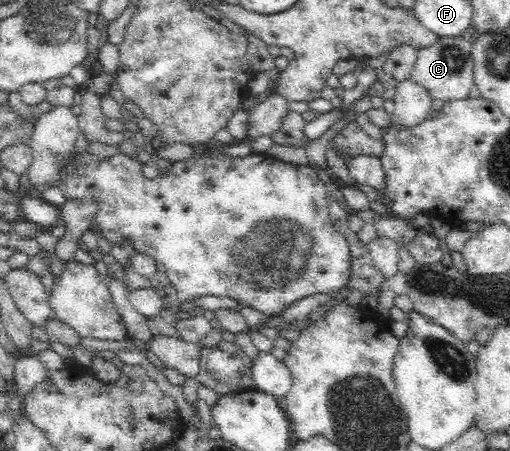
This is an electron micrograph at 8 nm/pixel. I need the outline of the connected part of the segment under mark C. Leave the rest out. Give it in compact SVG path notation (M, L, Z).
M439 37L433 46L419 49L418 60L410 79L426 88L432 100L442 100L446 103L450 100L466 99L475 85L472 46L471 37Z

